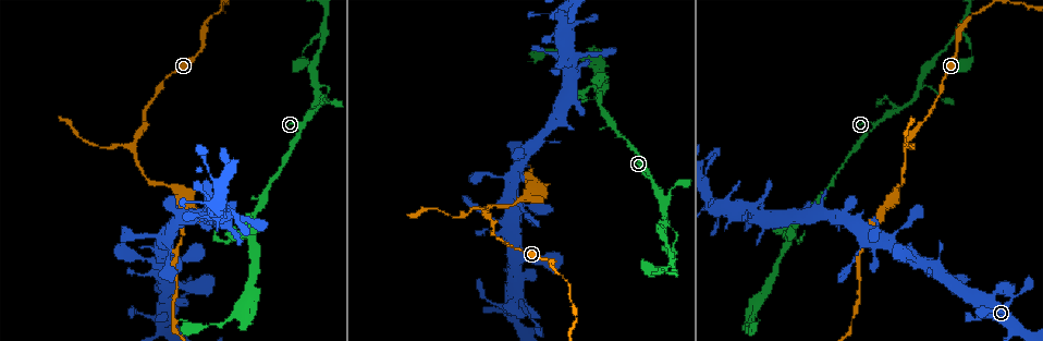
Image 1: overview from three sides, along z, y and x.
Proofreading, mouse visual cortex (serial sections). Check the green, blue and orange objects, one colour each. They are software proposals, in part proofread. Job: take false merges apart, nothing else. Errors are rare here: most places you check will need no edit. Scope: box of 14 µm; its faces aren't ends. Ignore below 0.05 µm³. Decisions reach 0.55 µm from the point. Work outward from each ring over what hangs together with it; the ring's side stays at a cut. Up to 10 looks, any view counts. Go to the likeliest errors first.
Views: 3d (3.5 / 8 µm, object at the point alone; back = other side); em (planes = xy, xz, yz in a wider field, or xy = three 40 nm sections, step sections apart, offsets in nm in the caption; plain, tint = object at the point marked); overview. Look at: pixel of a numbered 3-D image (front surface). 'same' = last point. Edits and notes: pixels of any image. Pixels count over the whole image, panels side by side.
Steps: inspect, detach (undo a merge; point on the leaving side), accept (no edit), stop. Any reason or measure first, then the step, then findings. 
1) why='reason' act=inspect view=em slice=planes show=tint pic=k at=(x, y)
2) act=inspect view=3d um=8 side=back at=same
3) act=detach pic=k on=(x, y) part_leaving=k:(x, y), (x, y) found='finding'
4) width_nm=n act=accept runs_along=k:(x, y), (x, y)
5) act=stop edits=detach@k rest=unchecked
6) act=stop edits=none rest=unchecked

act=inspect view=3d um=3.5 side=back pic=1 at=(317, 88)

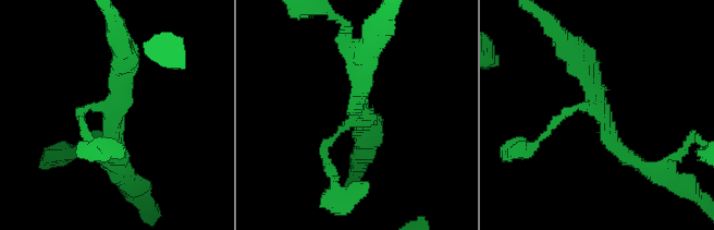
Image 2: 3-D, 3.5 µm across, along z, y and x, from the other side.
arms=3 arm_widths_nm=100,200,200 act=inspect view=em slice=planes show=tint pic=2 at=(111, 119)

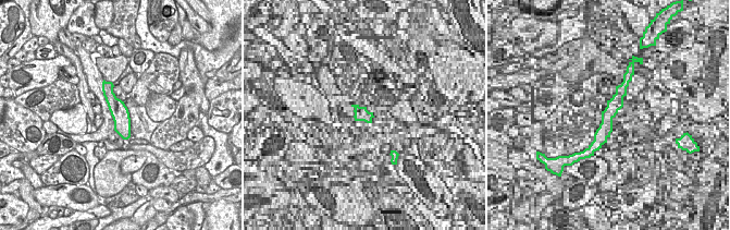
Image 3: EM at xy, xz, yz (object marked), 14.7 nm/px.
act=accept runs_along=3:(104, 84), (120, 112), (125, 136) found='continuous, no second cell'

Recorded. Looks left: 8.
why='three-way junction' act=inspect view=3d um=8 pic=1 at=(132, 145)

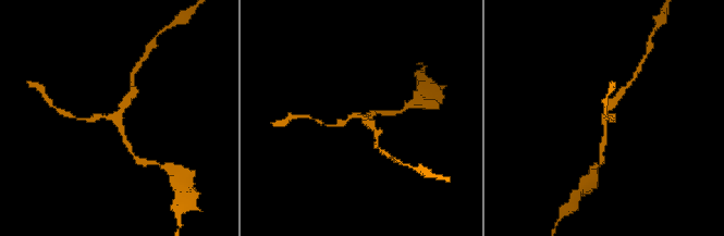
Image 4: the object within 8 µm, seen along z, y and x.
why='zoom in' act=inspect view=3d um=3.5 pic=4 at=(117, 113)

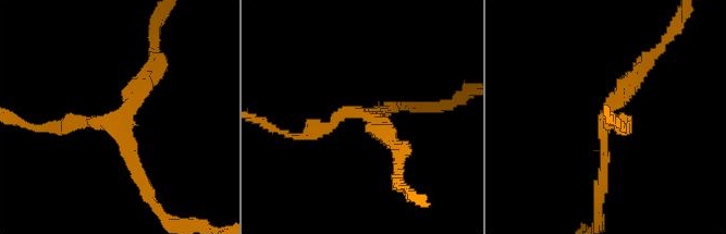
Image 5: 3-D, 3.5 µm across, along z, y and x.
arms=3 arm_widths_nm=150,200,250 why='need the tissue' act=inspect view=em slice=xy step=5 show=tint pic=5 at=(121, 116)

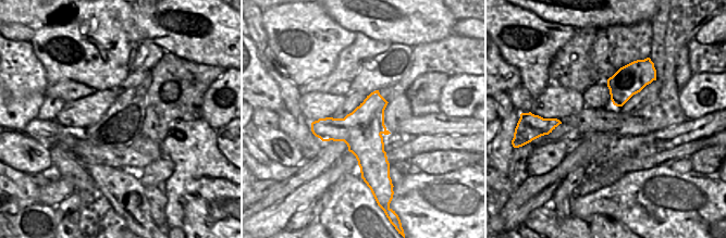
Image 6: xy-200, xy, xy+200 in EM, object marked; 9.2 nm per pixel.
act=accept found='one cell here'

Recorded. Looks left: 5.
why='a narrow waist' act=inspect view=3d um=3.5 pic=1 at=(530, 195)

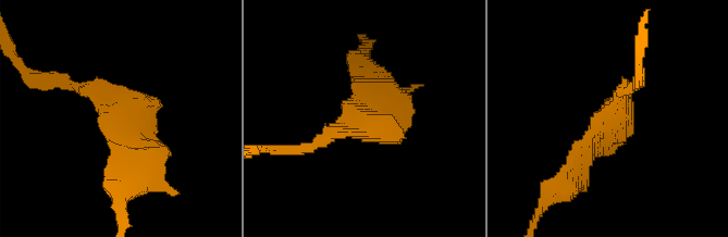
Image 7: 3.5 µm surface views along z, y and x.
act=inspect view=em slice=xy step=1 show=plain pic=7 at=(363, 122)

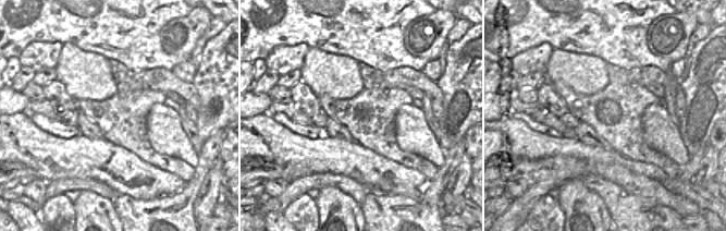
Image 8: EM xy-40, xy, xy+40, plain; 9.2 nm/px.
act=inspect view=em slice=xy step=1 show=tint at=same

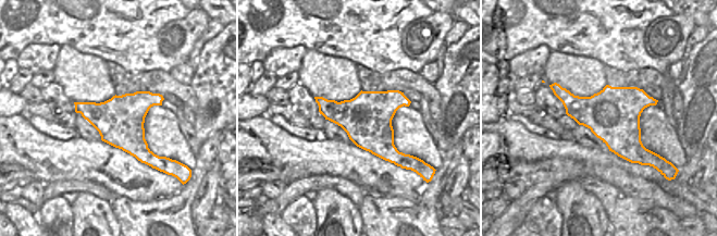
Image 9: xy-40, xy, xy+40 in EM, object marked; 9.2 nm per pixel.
width_nm=460 act=accept runs_along=7:(63, 85), (120, 111), (137, 172) found='one cell here'

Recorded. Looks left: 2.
why='a narrow waist' act=inspect view=3d um=3.5 side=back pic=1 at=(143, 315)

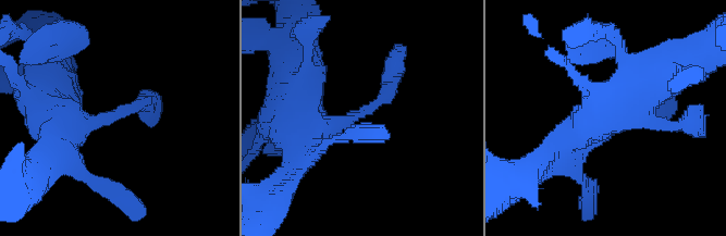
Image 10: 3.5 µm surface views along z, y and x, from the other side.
act=inspect view=em slice=planes show=tint pic=10 at=(123, 110)

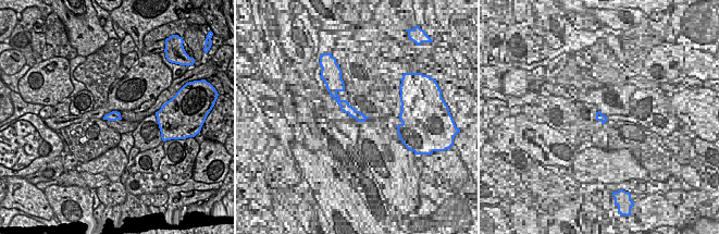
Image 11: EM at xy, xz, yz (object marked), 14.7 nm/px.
act=accept runs_along=10:(296, 114), (330, 125), (369, 109), (403, 50) found='one cell here'

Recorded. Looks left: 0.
act=stop edits=none rest=unchecked

